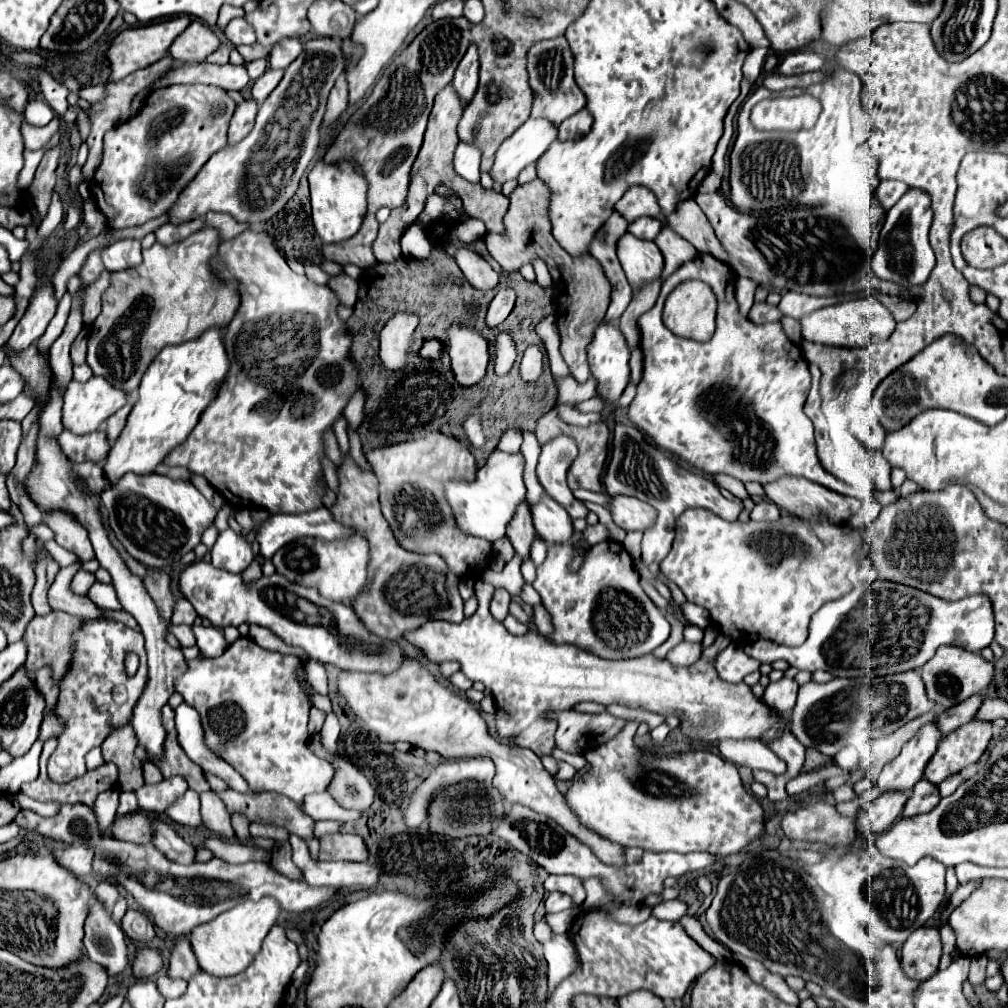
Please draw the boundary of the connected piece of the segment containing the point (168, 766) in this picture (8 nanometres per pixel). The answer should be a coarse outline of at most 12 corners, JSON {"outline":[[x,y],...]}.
{"outline":[[161,709],[167,729],[165,757],[157,765],[165,779],[183,775],[189,789],[207,791],[209,783],[175,737],[175,712]]}

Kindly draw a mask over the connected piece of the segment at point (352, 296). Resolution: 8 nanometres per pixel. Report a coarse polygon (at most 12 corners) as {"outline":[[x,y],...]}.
{"outline":[[347,275],[331,277],[327,287],[341,305],[353,307],[357,301],[357,281]]}

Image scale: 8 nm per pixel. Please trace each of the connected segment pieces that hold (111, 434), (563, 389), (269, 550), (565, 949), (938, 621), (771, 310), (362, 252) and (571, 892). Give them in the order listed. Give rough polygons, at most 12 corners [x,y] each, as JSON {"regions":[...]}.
{"regions":[[[135,393],[127,399],[127,405],[107,419],[105,435],[113,445],[123,431]],[[553,377],[557,401],[579,403],[595,395],[595,379]],[[325,507],[275,513],[255,527],[265,559],[299,537],[333,541],[355,533]],[[569,935],[543,943],[549,963],[549,995],[577,965]],[[875,581],[825,603],[799,647],[753,641],[835,677],[921,669],[993,641],[987,597]],[[755,303],[749,311],[753,323],[779,321],[781,313],[769,303]],[[361,225],[351,241],[323,245],[323,257],[335,263],[371,267],[377,231]],[[549,875],[545,891],[559,891],[573,897],[579,907],[585,889],[579,877]]]}

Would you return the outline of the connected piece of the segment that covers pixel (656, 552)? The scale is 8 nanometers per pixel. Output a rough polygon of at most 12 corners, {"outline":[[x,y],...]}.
{"outline":[[631,423],[615,427],[609,495],[657,509],[643,561],[661,563],[685,509],[735,521],[741,503],[693,475]]}

